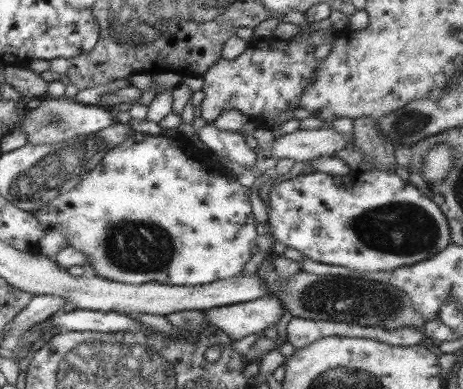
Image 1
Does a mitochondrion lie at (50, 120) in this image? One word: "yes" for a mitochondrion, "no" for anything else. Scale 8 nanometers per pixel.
yes

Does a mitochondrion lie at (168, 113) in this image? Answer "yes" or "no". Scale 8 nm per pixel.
no

